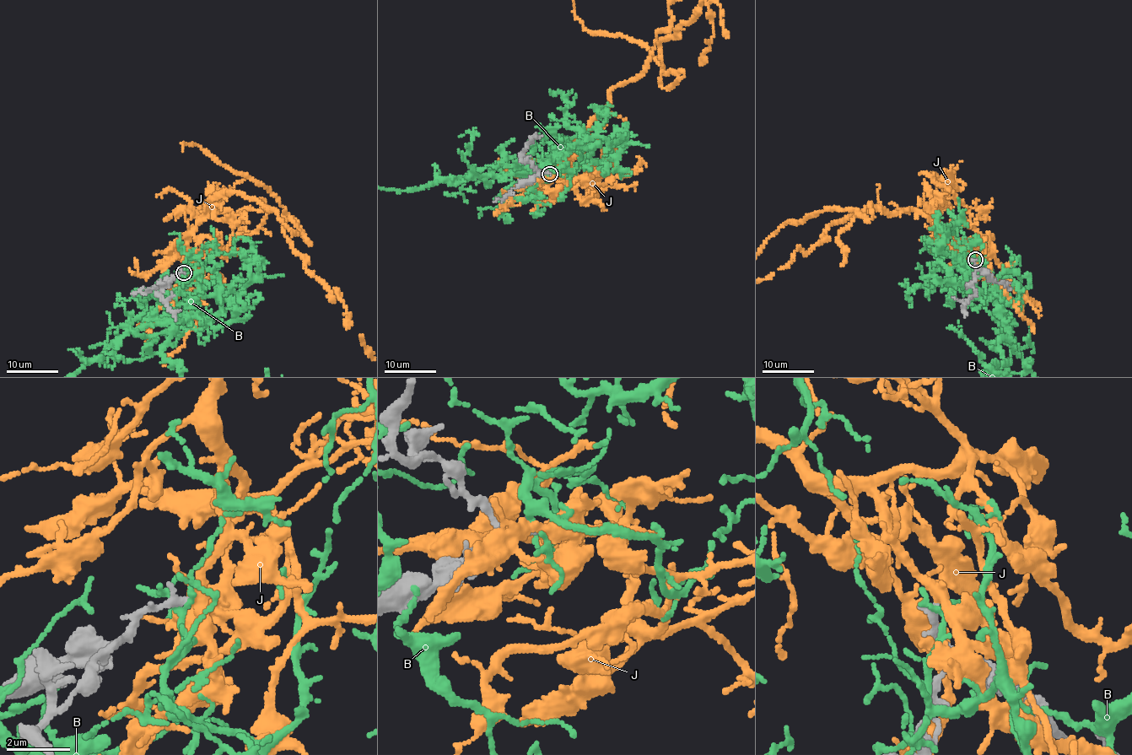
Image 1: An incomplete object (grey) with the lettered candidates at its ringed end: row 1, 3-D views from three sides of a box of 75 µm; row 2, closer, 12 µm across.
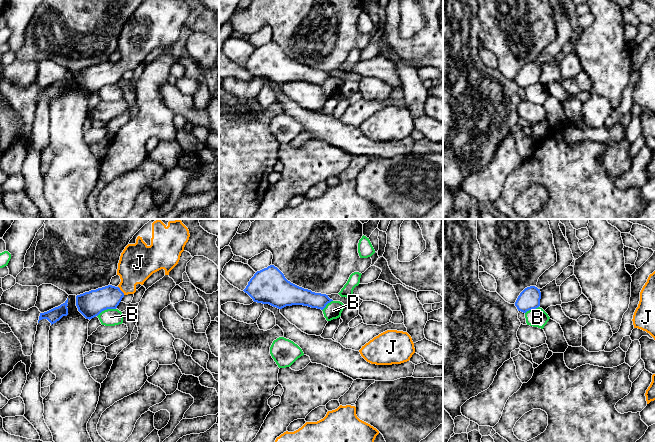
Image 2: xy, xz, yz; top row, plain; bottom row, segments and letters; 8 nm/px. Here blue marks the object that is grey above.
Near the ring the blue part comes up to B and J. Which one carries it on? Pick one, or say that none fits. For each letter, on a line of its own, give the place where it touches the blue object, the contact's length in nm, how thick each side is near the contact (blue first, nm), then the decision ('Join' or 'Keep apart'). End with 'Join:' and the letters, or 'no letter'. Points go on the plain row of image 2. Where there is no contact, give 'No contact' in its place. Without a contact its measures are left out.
B: Touches blue at xy (106, 85). Shared border 170 nm. Thickness 220 nm (blue) against 140 nm. Keep apart
J: Touches blue at xy (120, 66). Shared border 90 nm. Thickness 200 nm (blue) against 280 nm. Join
Join: J

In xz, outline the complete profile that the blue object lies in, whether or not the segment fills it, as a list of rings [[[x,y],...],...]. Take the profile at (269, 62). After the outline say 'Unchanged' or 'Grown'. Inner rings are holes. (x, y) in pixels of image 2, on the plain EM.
[[[274,41],[257,47],[243,67],[254,78],[269,80],[278,85],[303,81],[323,86],[333,77],[326,70],[315,69],[291,59]]]. Unchanged

